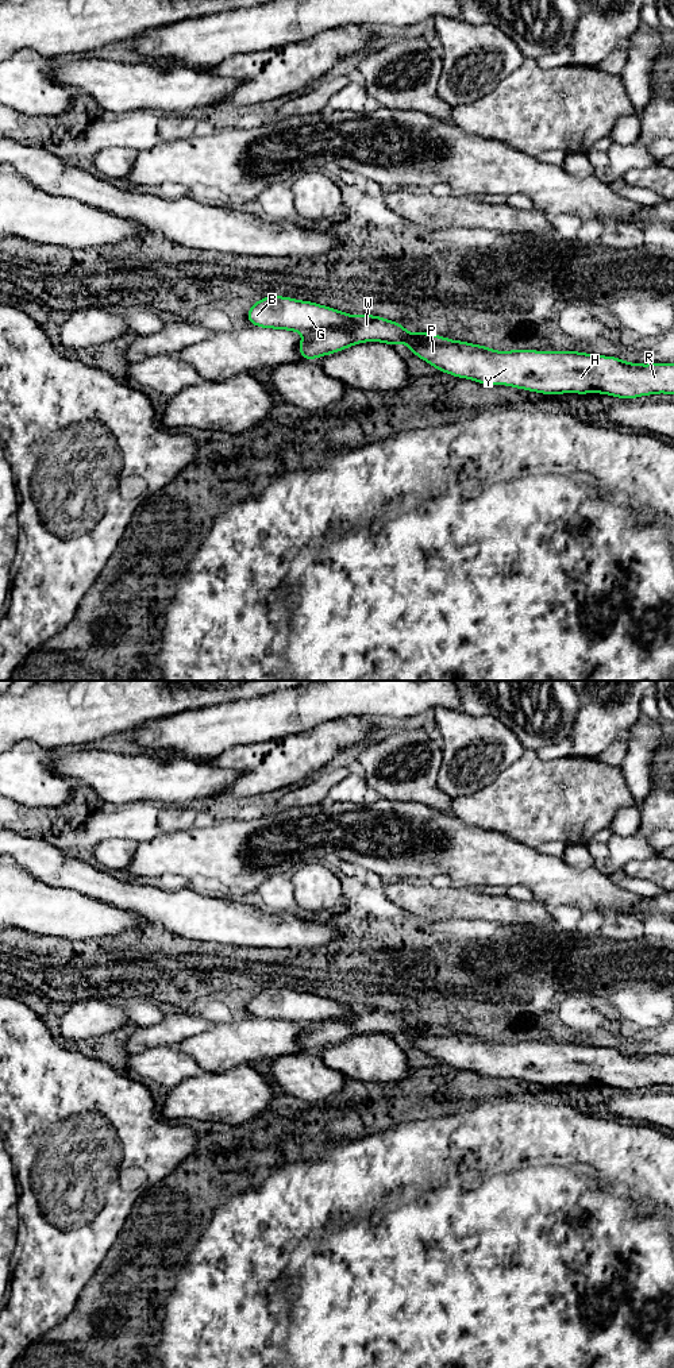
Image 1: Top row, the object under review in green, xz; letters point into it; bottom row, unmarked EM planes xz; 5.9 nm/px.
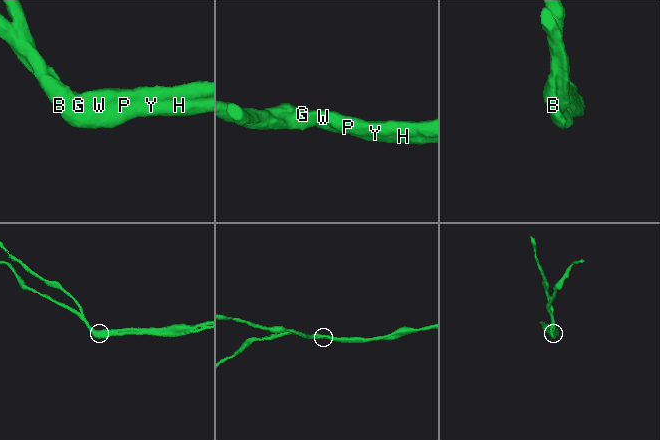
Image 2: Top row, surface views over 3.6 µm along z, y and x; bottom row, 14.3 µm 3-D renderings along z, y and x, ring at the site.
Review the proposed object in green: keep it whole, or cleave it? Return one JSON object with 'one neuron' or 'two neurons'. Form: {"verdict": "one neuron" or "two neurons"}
{"verdict": "two neurons"}

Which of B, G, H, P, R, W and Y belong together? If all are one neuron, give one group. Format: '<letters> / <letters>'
B G H P R Y / W

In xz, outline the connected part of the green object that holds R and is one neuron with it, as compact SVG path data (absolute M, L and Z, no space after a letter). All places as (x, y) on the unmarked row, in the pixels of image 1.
M417 1024L407 1034L412 1044L435 1057L438 1063L458 1070L469 1070L485 1076L508 1076L543 1086L602 1084L624 1091L667 1084L674 1086L674 1055L629 1055L616 1048L602 1048L577 1043L494 1043L479 1036Z

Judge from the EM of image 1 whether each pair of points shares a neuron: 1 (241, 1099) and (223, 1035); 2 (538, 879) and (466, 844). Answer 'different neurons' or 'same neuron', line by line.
1: different neurons
2: same neuron

